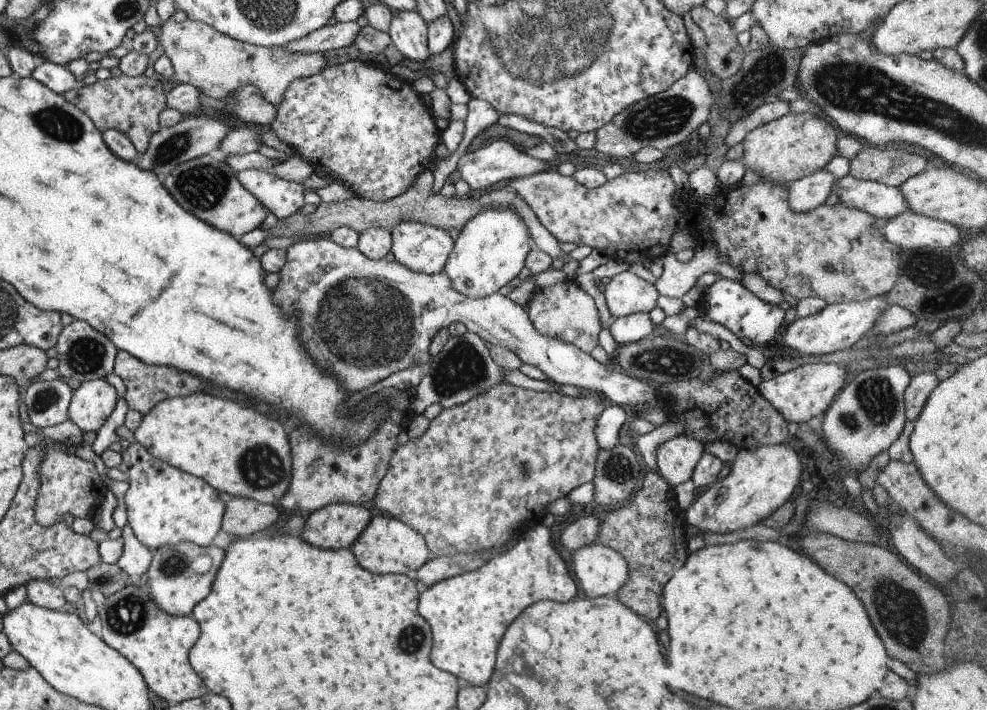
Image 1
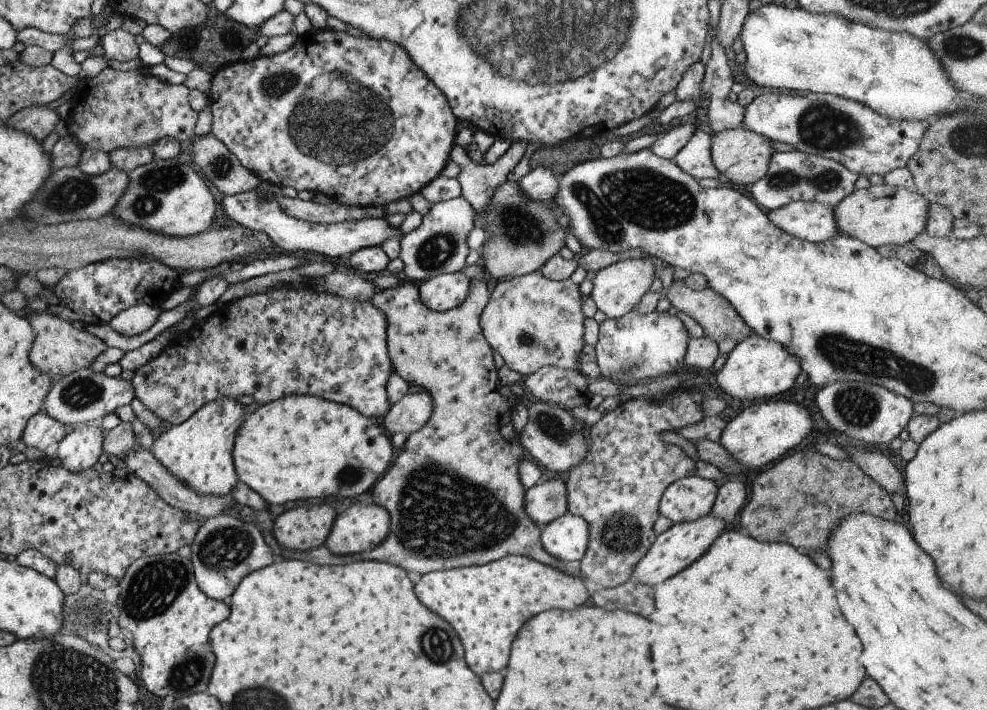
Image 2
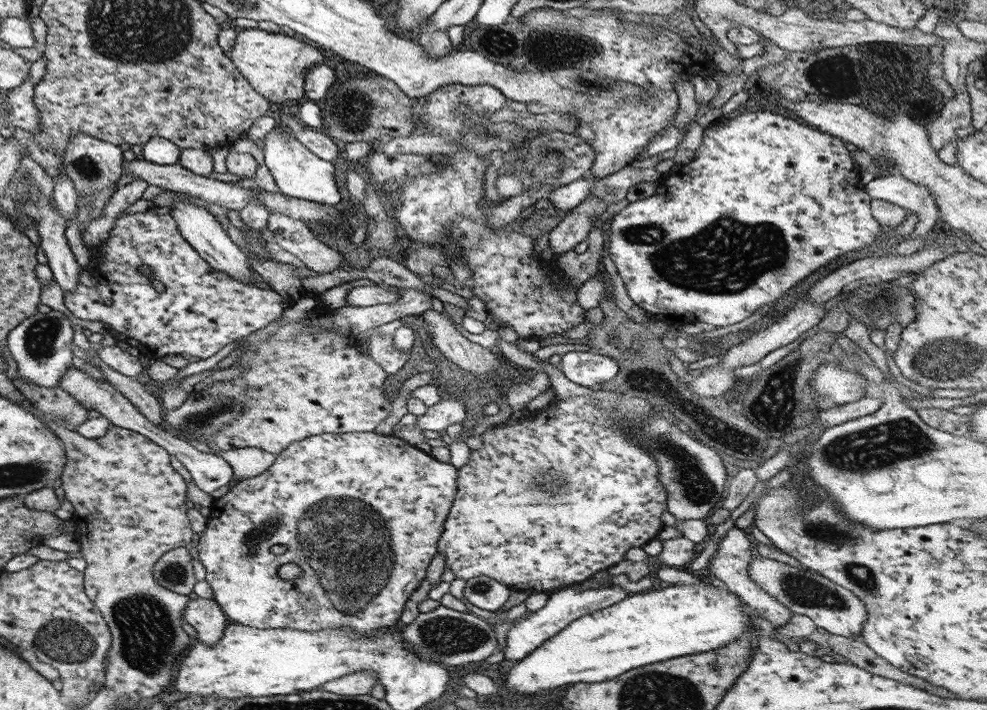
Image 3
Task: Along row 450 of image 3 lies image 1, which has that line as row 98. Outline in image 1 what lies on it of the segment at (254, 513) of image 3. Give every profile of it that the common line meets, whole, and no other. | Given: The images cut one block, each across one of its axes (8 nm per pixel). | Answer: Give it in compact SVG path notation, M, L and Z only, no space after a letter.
M349 60L345 64L327 65L309 78L291 82L277 106L270 130L296 155L307 160L312 168L327 168L335 181L347 184L357 197L386 202L411 188L421 170L427 171L427 166L435 159L433 150L440 141L441 131L433 124L431 116L412 84L379 66Z

